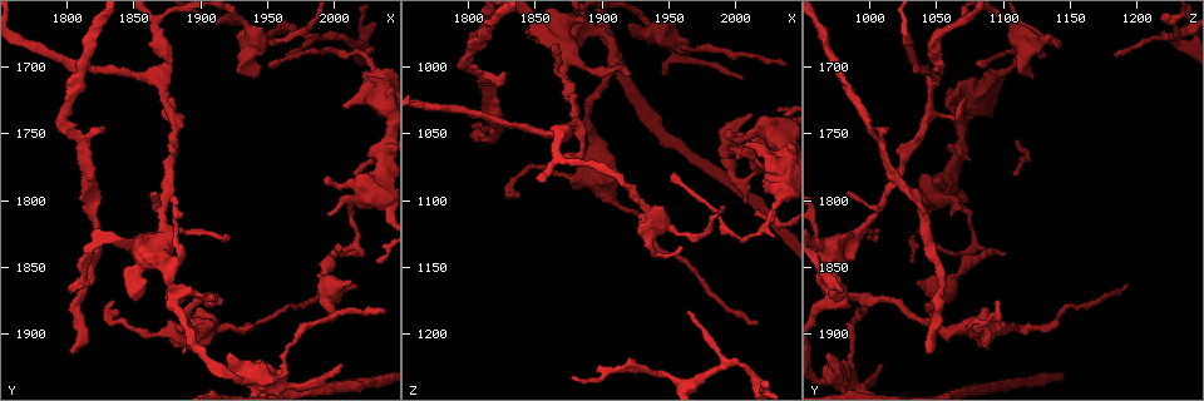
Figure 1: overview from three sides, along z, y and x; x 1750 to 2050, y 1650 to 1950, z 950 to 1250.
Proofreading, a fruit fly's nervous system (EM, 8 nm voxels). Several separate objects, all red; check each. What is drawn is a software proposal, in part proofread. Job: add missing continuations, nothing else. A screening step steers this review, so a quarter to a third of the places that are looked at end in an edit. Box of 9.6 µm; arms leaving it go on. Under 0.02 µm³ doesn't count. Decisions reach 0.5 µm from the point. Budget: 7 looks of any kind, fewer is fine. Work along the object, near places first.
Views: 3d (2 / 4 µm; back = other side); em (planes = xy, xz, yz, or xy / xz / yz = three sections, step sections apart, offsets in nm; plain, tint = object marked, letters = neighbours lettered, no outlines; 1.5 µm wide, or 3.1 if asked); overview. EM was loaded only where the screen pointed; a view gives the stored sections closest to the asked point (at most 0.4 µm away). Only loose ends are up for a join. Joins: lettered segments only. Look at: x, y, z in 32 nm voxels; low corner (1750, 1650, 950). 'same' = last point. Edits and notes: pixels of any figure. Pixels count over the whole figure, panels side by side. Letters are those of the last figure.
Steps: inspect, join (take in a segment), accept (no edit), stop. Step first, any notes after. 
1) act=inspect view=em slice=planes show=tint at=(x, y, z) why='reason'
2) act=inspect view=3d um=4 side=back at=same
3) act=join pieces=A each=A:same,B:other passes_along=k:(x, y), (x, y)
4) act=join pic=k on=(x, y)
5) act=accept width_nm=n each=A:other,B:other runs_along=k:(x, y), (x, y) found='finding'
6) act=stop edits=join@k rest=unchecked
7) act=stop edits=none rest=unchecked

act=inspect view=3d um=4 side=back at=(1994, 1812, 1062) why='tapers out'

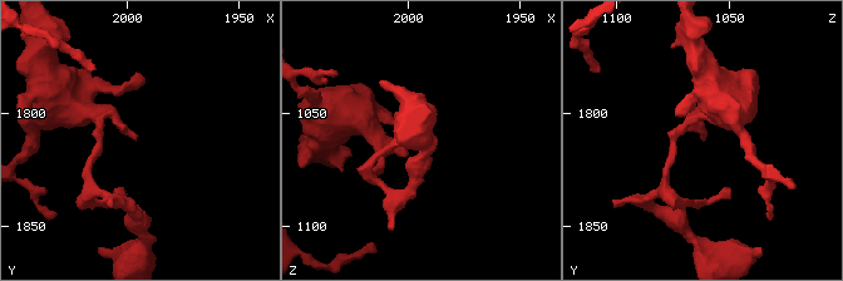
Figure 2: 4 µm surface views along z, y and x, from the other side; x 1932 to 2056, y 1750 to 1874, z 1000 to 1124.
act=inspect view=em slice=xy step=4 show=letters at=(1995, 1812, 1061)

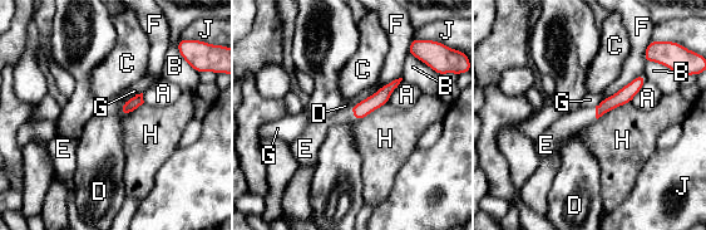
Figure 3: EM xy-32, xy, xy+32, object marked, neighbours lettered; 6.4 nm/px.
act=inspect view=em slice=planes show=letters at=same

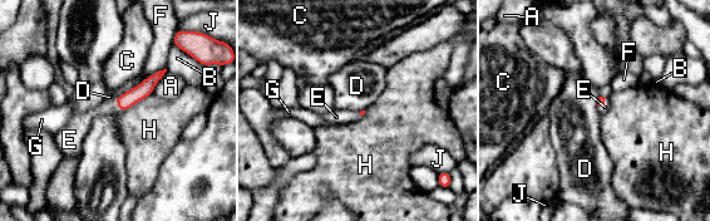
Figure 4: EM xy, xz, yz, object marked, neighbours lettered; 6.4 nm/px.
act=join pieces=E longest_contact=G:260nm each=A:other,B:other,C:other,D:other,E:same,F:other,G:other,H:other,J:other found='the neuron continues'

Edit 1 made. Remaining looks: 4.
act=inspect view=em slice=yz step=8 show=tint at=(1960, 1684, 1136) why='tapers out'

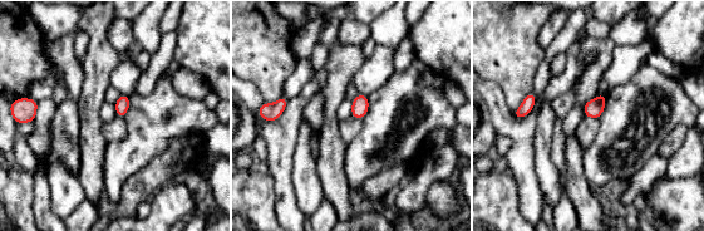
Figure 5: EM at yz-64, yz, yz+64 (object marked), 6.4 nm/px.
act=inspect view=em slice=planes show=letters at=same

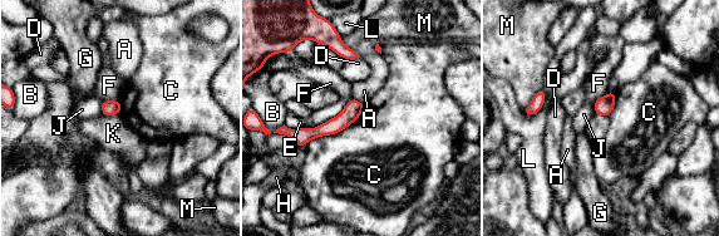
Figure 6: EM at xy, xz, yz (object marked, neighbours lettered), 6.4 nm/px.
act=accept each=A:other,B:other,C:other,D:other,E:other,F:other,G:other,H:other,J:other,K:other,L:other,M:other border=6:(102, 113), (107, 116), (119, 114) found='no lettered segment goes on from it'

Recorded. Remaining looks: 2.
act=inspect view=3d um=4 at=(1826, 1746, 1006) why='an open end'

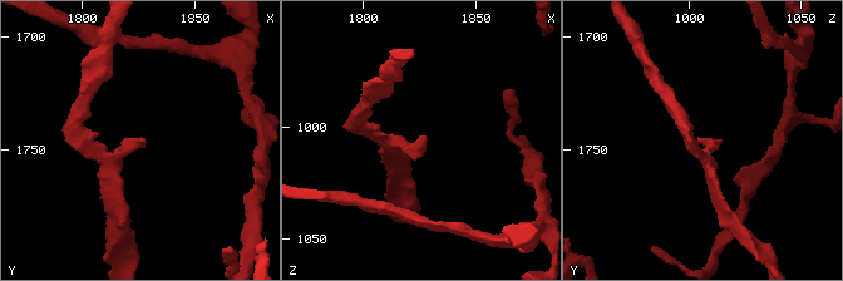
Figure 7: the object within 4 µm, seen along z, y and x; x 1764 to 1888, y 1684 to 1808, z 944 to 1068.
act=inspect view=em slice=planes show=letters at=(1827, 1745, 1005) why='now the EM'

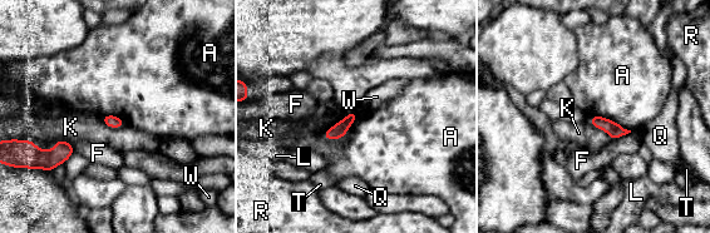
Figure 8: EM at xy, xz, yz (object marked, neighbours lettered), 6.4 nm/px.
act=accept each=A:other,F:other,K:other,L:other,Q:other,R:other,T:other,W:other border=8:(355, 110), (343, 137), (321, 137) found='no lettered segment goes on from it'

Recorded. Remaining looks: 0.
act=stop edits=join@4 rest=unchecked

